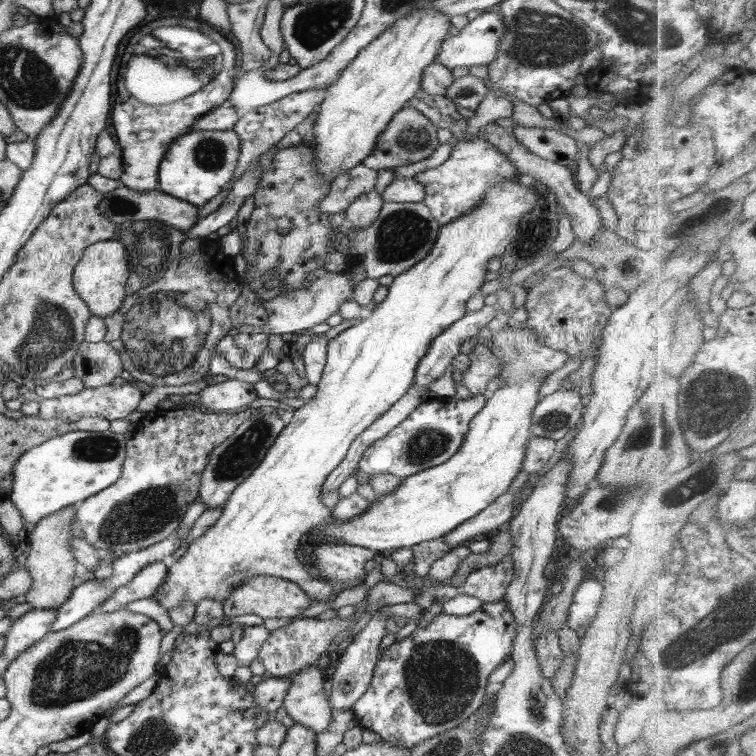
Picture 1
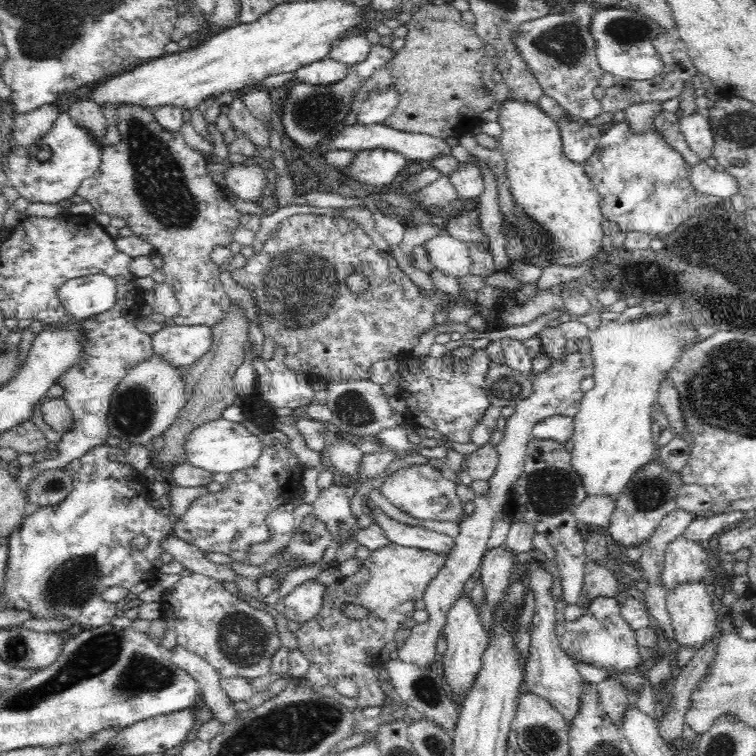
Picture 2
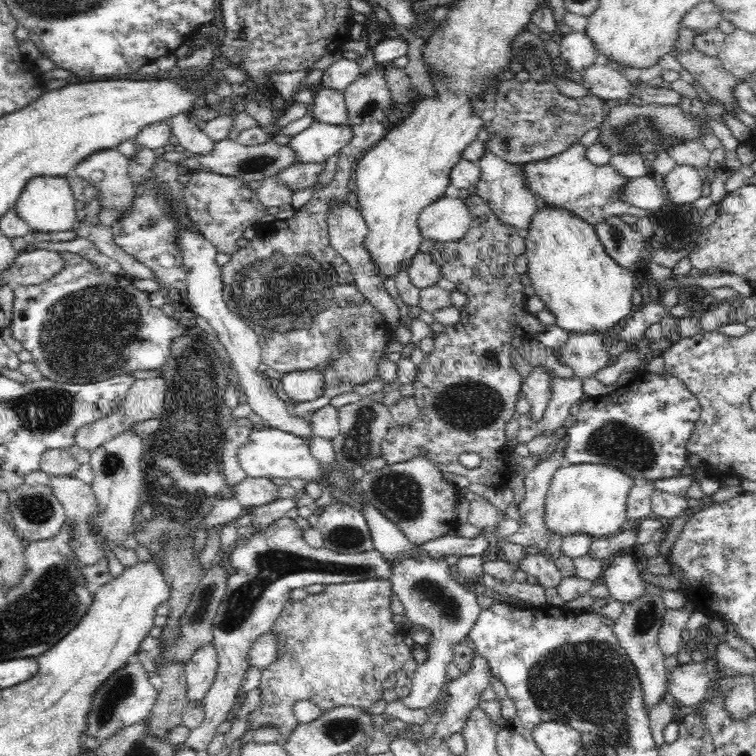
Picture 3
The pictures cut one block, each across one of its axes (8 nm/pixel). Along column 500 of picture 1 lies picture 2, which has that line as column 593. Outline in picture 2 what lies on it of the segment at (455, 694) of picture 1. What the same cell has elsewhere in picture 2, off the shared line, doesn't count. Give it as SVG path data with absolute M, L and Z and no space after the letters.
M598 597L592 600L586 612L578 620L559 620L555 626L555 633L560 641L560 647L568 656L575 656L581 662L594 664L606 670L607 675L618 679L623 674L637 674L637 667L642 664L642 657L638 653L638 643L635 630L620 614L620 602L615 597Z

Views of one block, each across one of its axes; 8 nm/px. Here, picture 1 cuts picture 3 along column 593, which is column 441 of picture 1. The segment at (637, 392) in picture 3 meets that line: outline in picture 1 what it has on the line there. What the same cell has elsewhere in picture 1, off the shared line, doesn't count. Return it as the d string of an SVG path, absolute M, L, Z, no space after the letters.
M486 393L476 394L468 400L439 397L424 400L397 428L367 448L359 463L360 472L369 478L380 473L390 473L406 479L426 468L444 464L462 447L470 422L486 402Z

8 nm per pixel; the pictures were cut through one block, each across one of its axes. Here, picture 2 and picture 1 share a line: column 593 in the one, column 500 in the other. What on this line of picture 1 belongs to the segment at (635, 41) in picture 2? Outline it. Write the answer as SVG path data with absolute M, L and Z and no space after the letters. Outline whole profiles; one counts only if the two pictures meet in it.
M496 9L484 10L482 14L470 21L456 36L448 35L442 42L435 63L443 65L450 70L454 68L472 66L487 66L496 59L498 53L498 41L505 33L503 17Z

